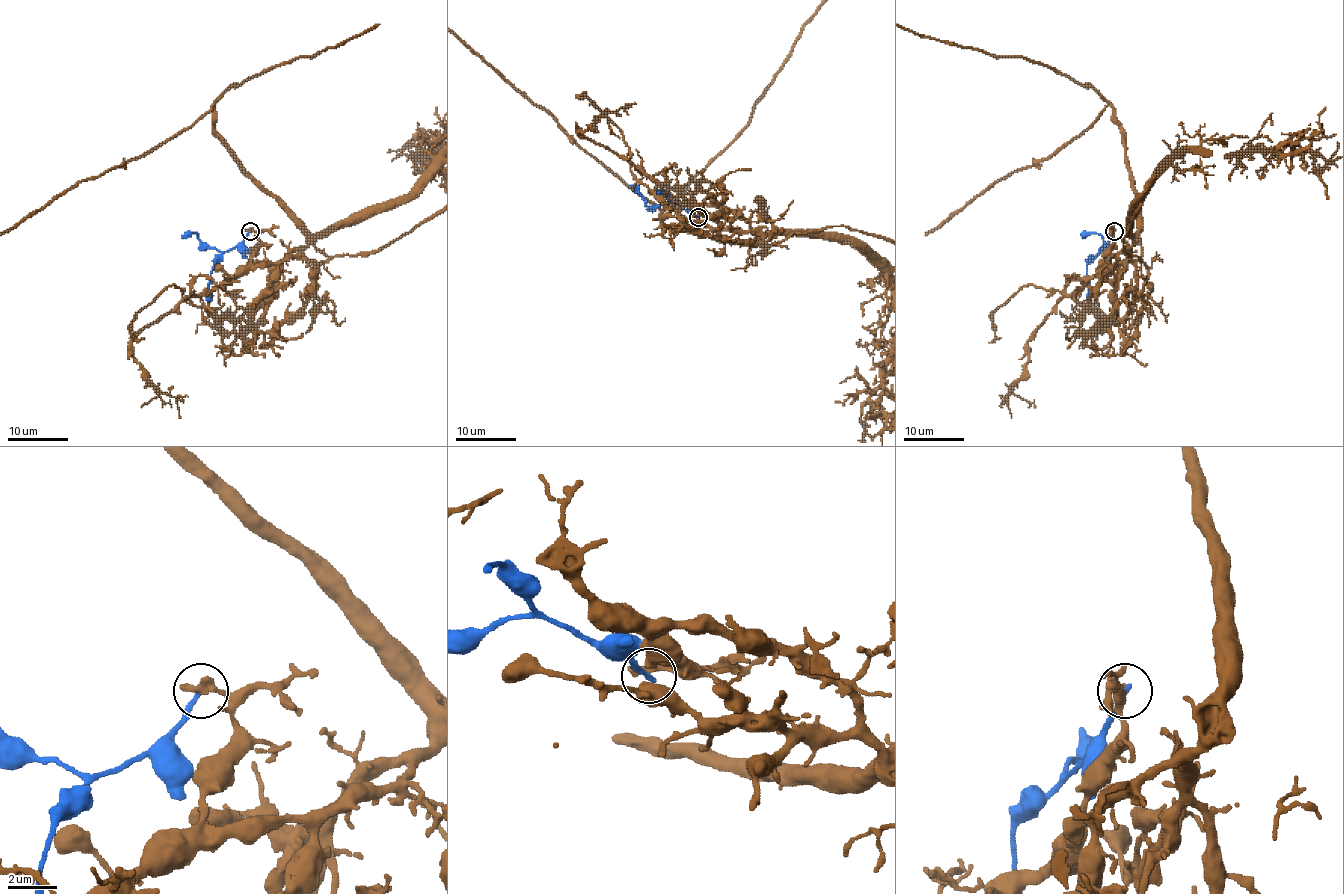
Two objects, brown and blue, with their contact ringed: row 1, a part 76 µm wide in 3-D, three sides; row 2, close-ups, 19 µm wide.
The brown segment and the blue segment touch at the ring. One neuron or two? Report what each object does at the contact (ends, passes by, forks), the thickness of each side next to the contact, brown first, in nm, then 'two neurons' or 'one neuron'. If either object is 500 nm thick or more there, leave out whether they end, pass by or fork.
brown ends | blue ends | 440/220 nm | two neurons

